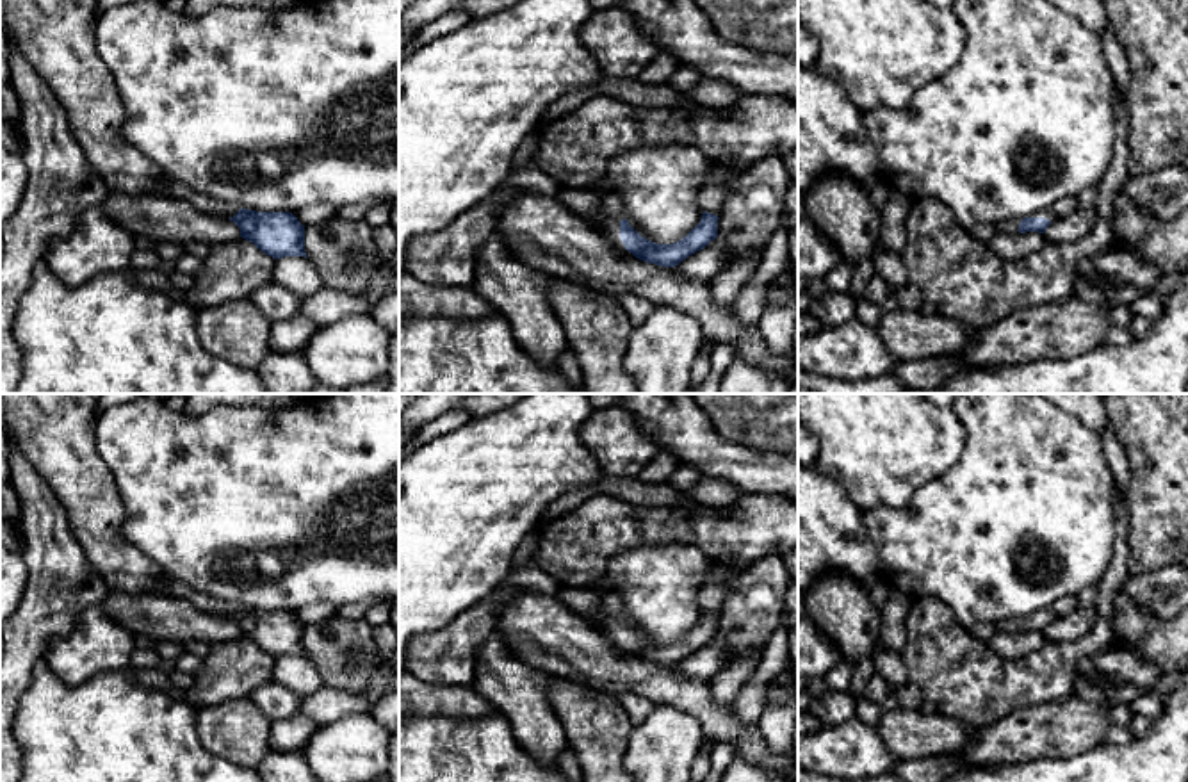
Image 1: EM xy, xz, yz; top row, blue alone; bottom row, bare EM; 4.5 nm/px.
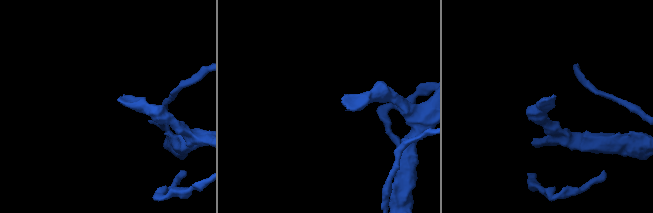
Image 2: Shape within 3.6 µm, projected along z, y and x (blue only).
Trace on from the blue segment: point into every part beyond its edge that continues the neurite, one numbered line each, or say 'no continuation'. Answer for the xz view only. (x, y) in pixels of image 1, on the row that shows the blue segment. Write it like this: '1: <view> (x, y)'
1: xz (613, 212)

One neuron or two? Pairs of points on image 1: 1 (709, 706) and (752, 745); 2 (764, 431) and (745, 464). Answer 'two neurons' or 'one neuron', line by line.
1: one neuron
2: two neurons

